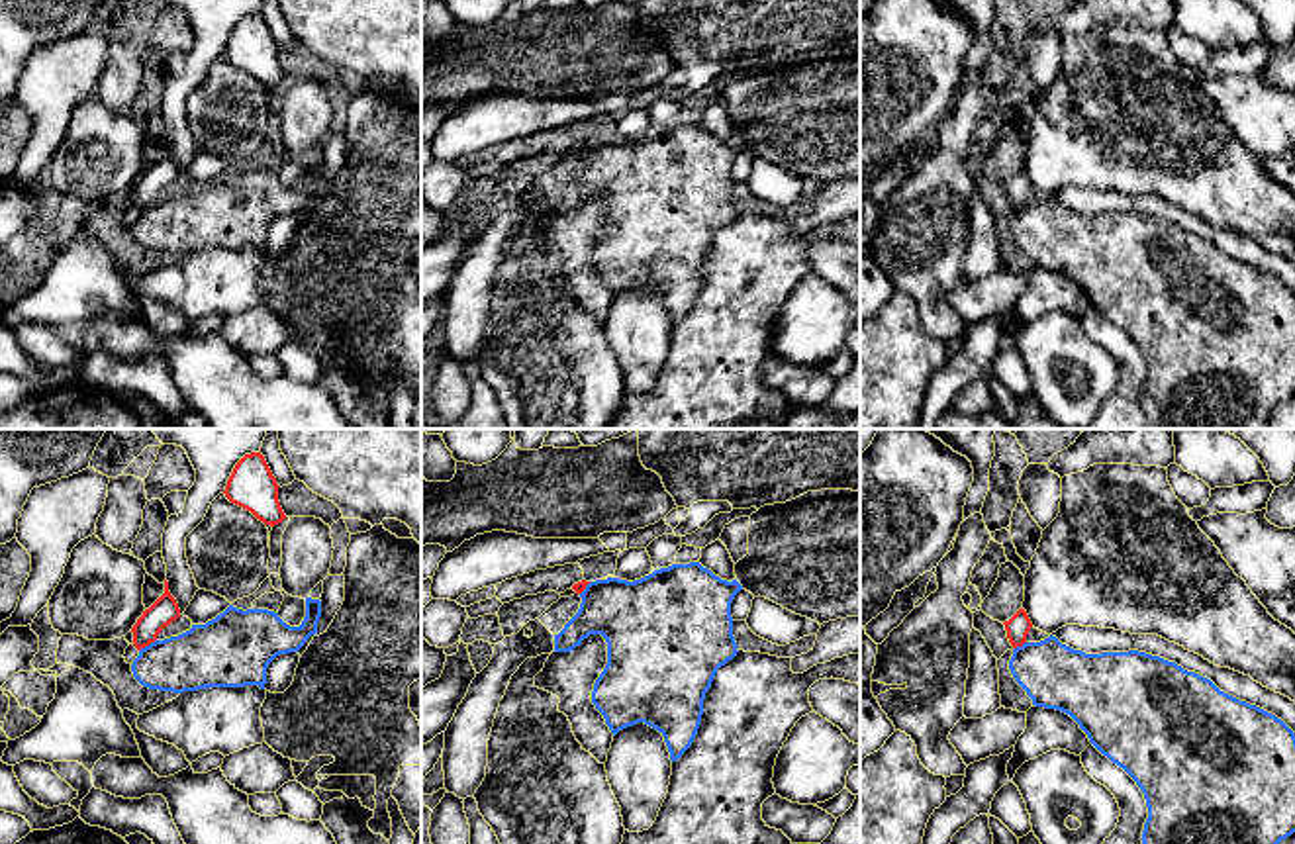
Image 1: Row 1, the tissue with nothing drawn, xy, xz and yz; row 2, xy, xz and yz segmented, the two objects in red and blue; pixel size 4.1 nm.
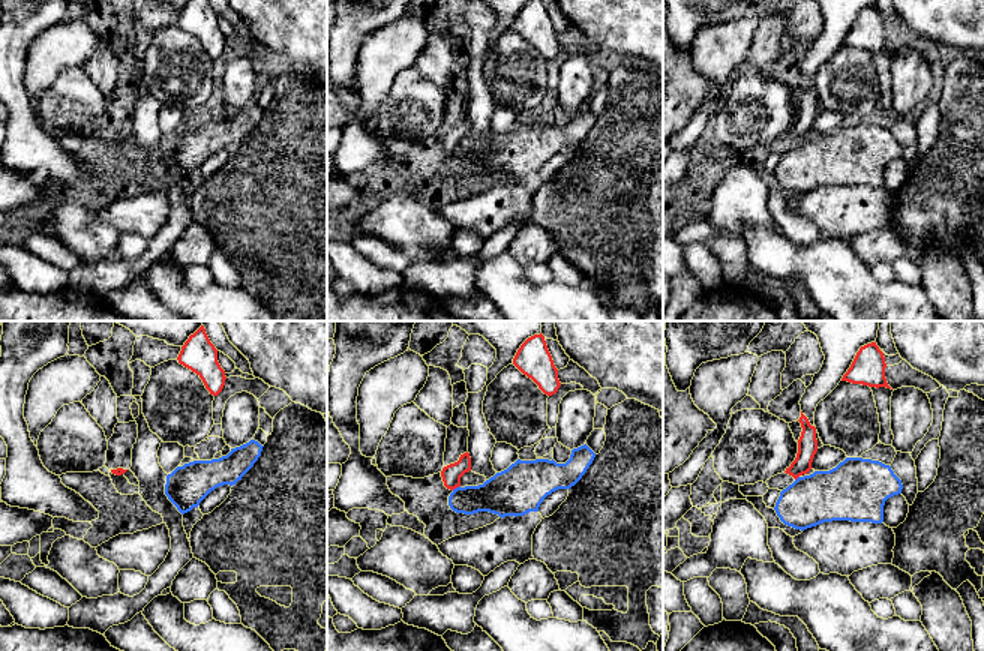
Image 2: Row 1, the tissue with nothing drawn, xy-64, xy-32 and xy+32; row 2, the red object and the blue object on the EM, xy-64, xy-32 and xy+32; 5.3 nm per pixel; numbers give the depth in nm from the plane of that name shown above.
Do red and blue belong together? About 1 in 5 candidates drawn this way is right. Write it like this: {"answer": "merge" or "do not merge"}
{"answer": "do not merge"}

